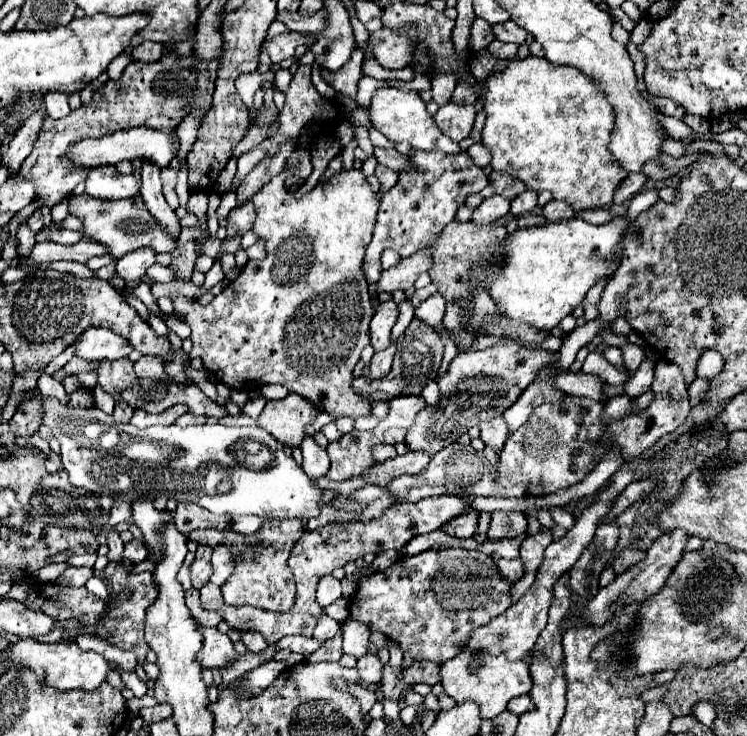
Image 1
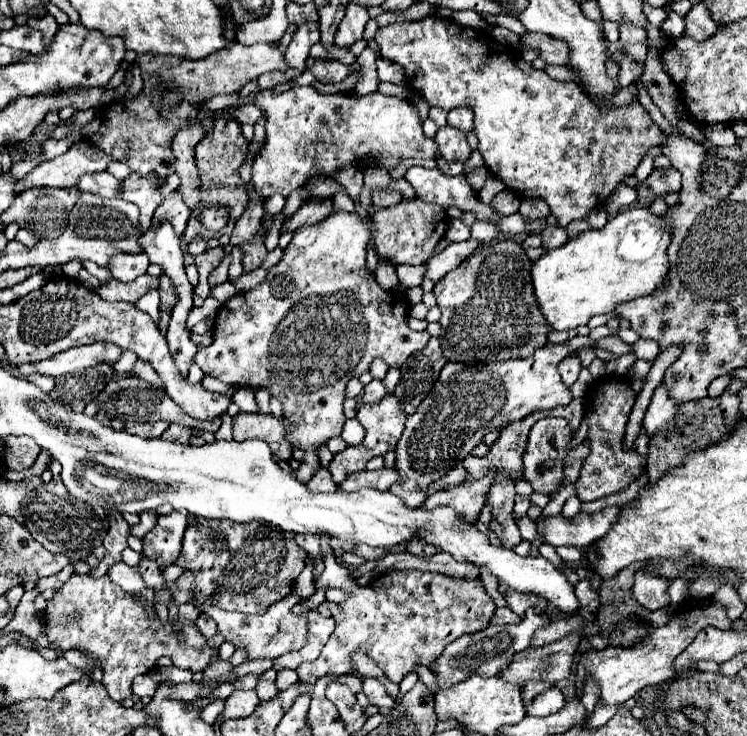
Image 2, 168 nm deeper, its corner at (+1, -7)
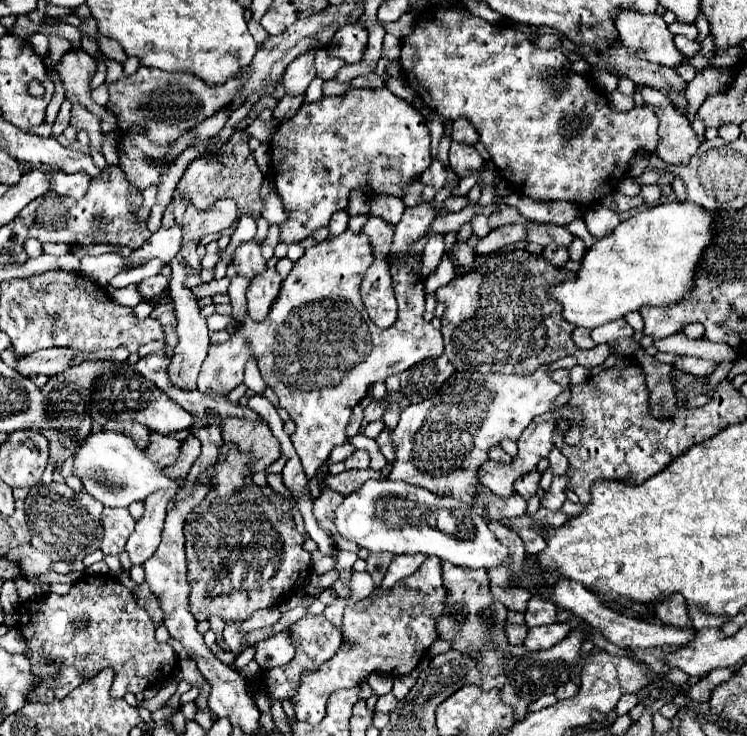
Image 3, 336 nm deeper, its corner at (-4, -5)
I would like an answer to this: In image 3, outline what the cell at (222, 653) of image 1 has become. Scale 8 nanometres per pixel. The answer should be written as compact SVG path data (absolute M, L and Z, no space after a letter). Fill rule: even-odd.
M87 574L79 578L65 596L49 592L21 602L17 616L15 628L27 644L25 654L31 662L31 674L35 676L35 688L27 696L27 702L49 704L61 700L103 668L115 670L111 696L123 698L127 692L143 692L147 686L162 683L164 677L171 675L160 674L159 670L163 672L166 668L166 673L172 673L176 669L173 648L155 640L155 626L149 626L149 614L137 606L133 594L119 580L113 580L113 576ZM79 616L91 620L85 630L75 626L75 618Z

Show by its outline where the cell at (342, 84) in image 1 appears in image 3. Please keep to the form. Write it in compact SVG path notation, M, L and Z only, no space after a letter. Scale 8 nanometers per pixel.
M323 48L323 50L317 50L317 54L315 54L315 68L317 68L317 76L319 76L321 80L331 80L331 78L335 78L337 70L339 70L343 64L345 64L343 60L331 58L325 48Z

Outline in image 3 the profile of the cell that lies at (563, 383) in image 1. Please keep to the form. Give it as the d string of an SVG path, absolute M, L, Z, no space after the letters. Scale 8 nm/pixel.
M541 366L531 376L455 372L437 396L421 404L411 404L401 412L399 424L391 434L395 462L389 478L427 488L437 496L459 498L473 508L479 508L475 502L477 496L487 496L487 502L483 502L487 512L481 512L485 520L521 516L527 512L527 500L519 498L519 494L495 498L481 486L477 472L489 460L487 454L493 446L501 446L503 438L517 442L529 422L545 414L561 392L563 388L549 378L547 366Z

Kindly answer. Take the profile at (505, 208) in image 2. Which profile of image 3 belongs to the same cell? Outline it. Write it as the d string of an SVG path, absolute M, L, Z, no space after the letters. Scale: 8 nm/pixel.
M499 204L497 212L493 212L489 216L489 224L491 224L491 230L493 230L493 228L505 226L505 224L515 224L519 218L521 218L521 214L517 212L517 208L507 206L507 204Z

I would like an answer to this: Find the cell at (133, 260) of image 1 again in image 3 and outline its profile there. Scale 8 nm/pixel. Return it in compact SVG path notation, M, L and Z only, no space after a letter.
M103 254L103 256L85 256L81 260L79 272L87 278L91 278L93 282L97 282L99 286L107 286L109 280L123 272L123 256L119 254Z

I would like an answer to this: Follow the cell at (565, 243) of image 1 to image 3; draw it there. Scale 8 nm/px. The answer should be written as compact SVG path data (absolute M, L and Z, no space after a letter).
M695 202L645 208L587 250L575 278L553 286L549 296L563 304L563 318L567 322L583 328L597 328L619 320L643 306L667 308L679 304L693 290L703 250L711 246L719 218L721 214L703 210Z

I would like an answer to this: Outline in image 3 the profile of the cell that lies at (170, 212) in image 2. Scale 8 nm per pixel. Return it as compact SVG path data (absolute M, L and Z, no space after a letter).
M179 226L159 228L159 232L151 234L151 238L139 250L133 250L133 254L129 258L131 258L131 262L143 262L143 264L147 264L153 258L159 258L167 264L167 262L171 262L171 258L177 256L177 252L181 248L181 236L183 236L183 232Z

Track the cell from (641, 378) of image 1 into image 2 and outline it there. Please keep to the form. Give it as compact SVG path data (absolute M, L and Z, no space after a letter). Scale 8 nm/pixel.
M638 340L632 344L632 354L636 358L644 358L648 362L652 362L660 352L658 352L658 344L654 344L654 340Z

